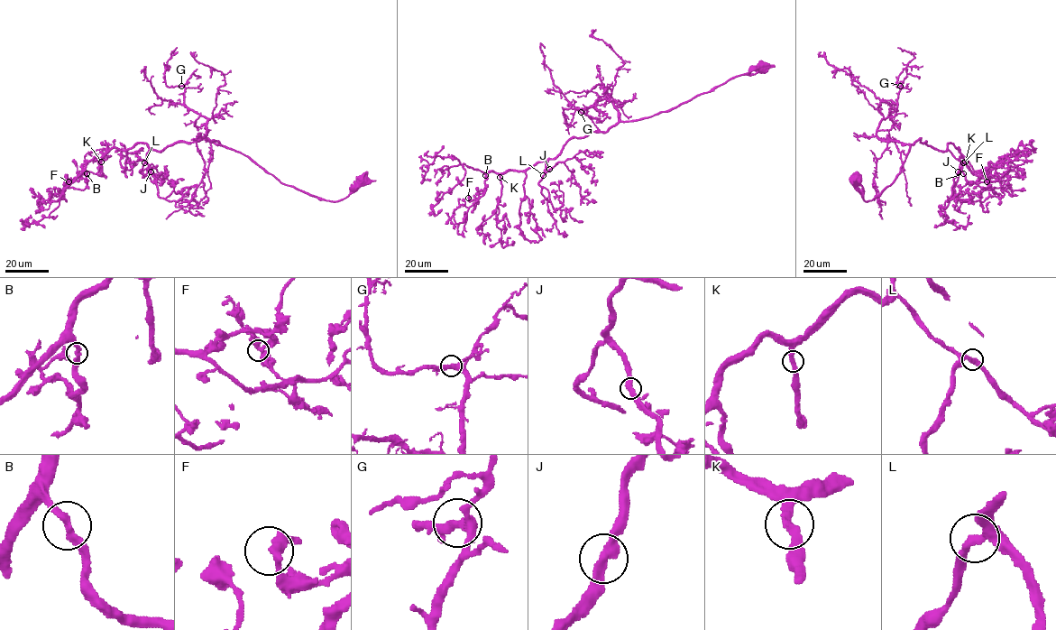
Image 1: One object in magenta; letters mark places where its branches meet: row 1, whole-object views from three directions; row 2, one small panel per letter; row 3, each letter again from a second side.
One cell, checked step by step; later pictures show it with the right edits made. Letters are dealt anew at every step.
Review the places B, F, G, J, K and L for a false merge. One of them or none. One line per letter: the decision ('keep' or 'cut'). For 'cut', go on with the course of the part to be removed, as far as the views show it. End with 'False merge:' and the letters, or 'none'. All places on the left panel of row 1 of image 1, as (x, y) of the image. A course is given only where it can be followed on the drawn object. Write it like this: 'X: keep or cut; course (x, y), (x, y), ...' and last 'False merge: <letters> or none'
B: keep
F: keep
G: keep
J: keep
K: keep
L: keep
False merge: none

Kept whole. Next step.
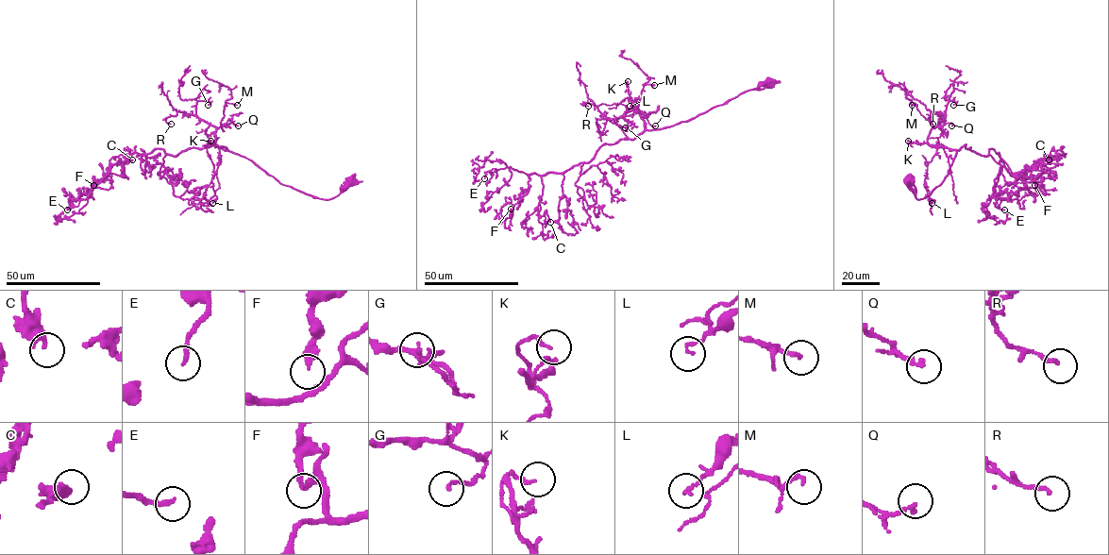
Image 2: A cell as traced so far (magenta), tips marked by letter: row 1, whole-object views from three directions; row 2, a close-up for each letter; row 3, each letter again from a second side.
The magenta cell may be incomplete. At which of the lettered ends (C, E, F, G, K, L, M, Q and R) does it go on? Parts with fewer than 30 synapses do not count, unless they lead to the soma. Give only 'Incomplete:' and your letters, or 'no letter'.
Incomplete: E

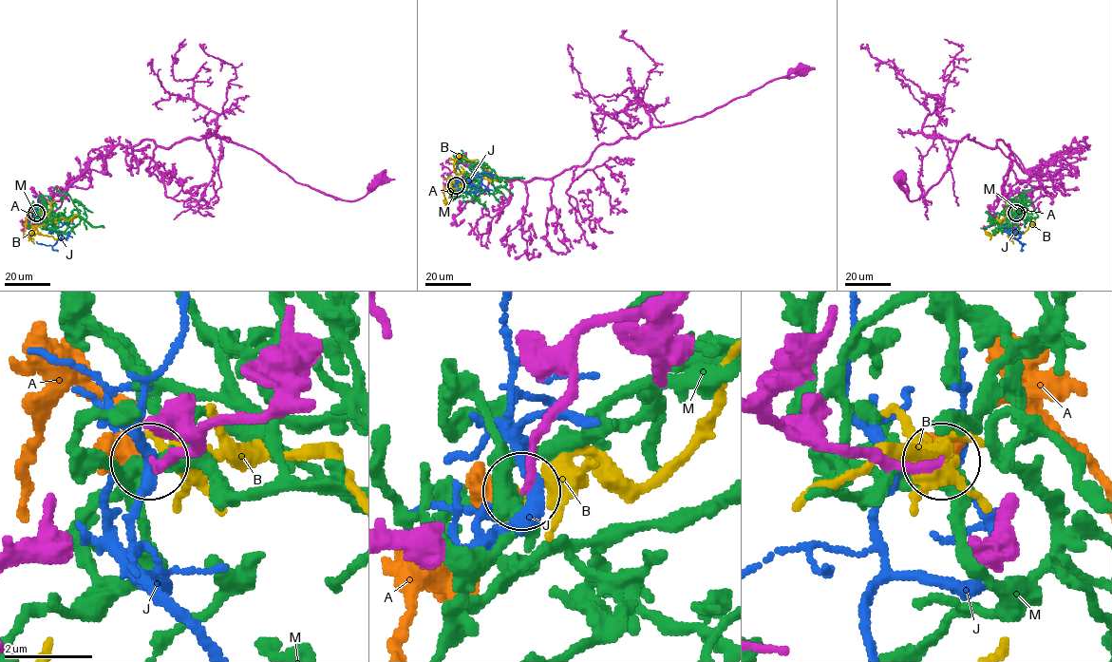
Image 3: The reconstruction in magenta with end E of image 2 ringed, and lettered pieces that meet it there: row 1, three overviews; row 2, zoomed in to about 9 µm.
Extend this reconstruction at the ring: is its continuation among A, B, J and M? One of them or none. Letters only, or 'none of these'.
A

